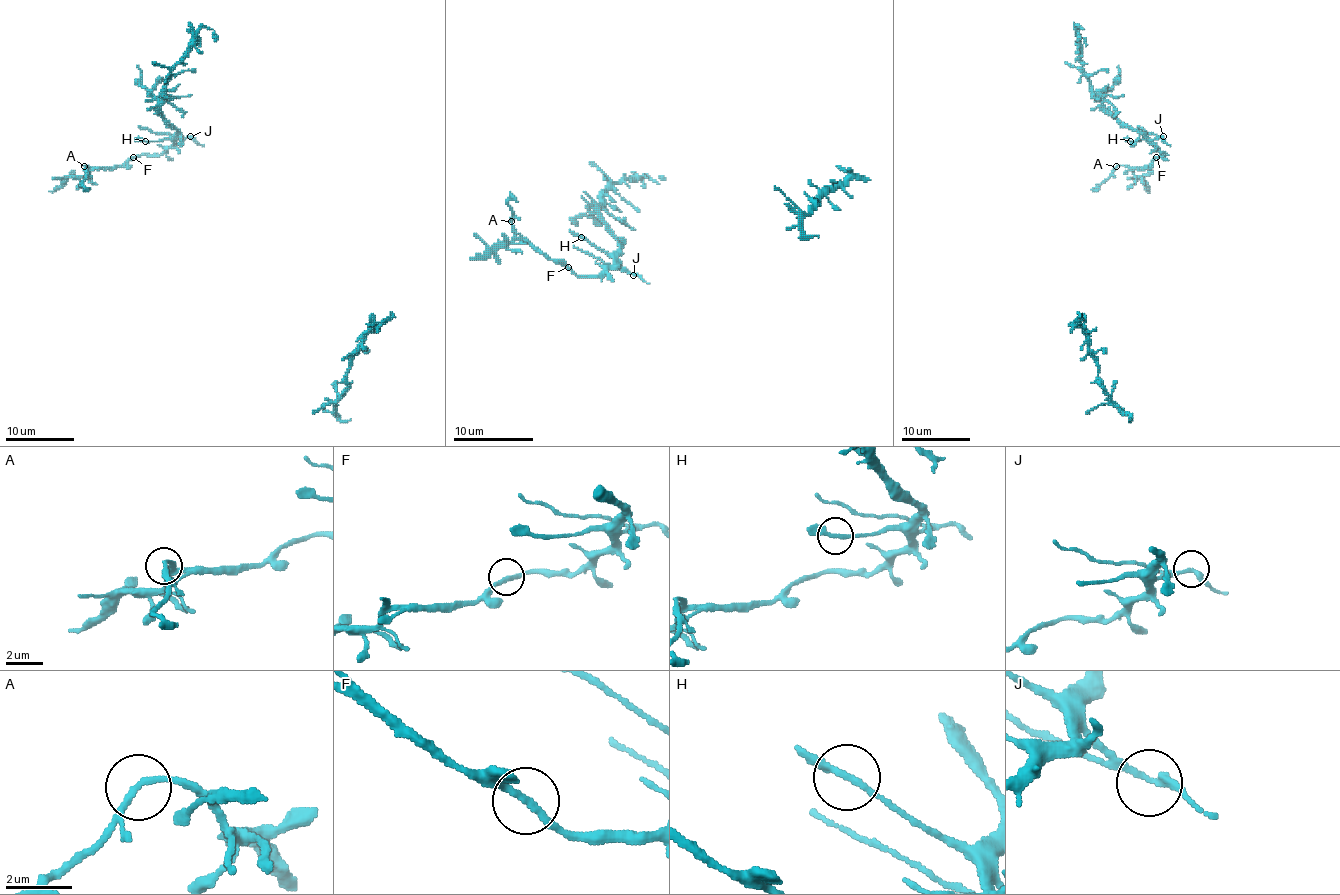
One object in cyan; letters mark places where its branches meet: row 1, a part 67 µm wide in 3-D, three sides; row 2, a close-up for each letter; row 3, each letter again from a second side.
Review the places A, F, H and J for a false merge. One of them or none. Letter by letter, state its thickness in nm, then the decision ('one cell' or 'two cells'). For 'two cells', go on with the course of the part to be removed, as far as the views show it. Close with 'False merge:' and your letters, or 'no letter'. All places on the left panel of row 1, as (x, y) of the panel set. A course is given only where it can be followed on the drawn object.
A: 200 nm thick; one cell
F: 200 nm thick; one cell
H: 200 nm thick; one cell
J: 240 nm thick; one cell
False merge: no letter

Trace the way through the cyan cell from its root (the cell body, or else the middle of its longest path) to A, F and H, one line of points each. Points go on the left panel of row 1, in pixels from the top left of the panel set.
A: (204, 146), (192, 138), (180, 138), (159, 155), (137, 155), (116, 167), (85, 167)
F: (204, 146), (192, 138), (180, 138), (159, 155), (133, 157)
H: (204, 146), (192, 138), (145, 141)

